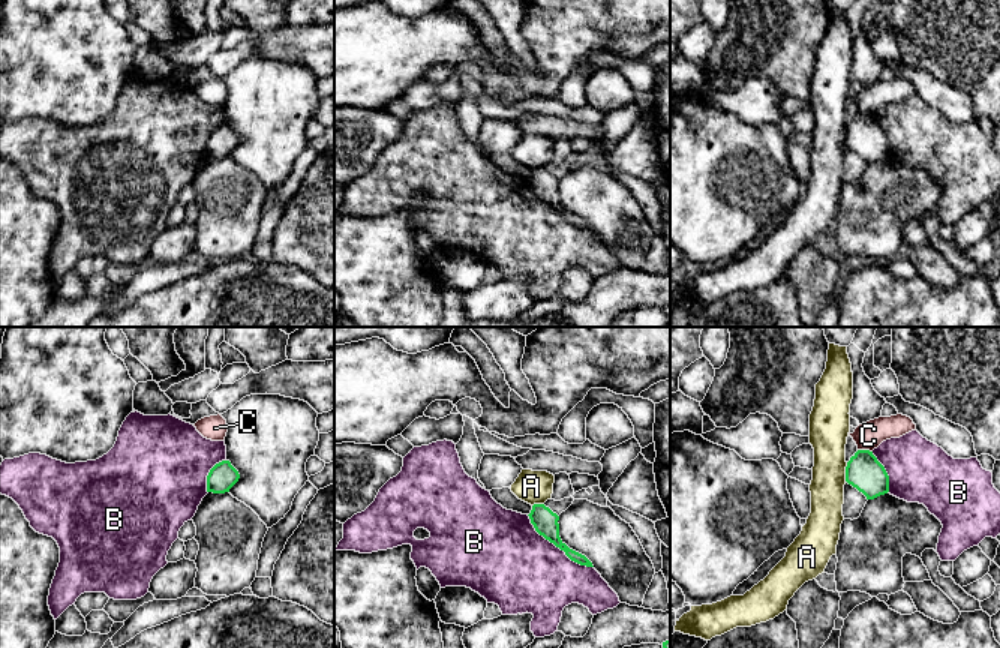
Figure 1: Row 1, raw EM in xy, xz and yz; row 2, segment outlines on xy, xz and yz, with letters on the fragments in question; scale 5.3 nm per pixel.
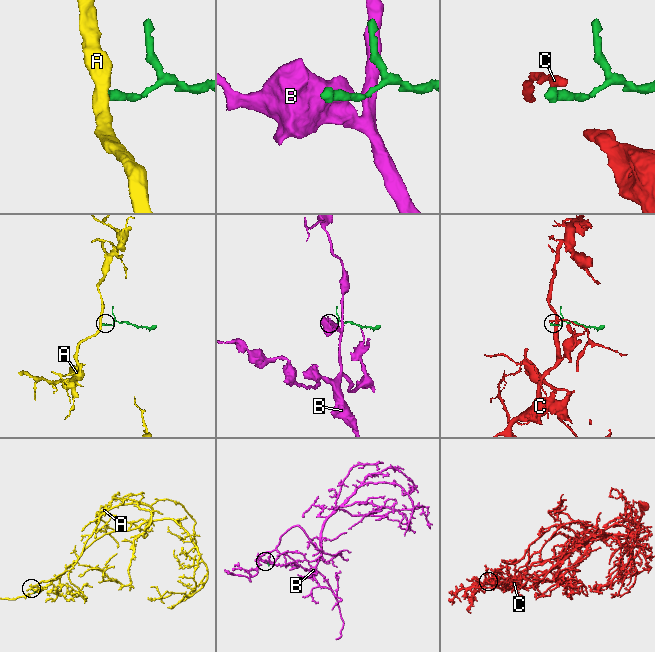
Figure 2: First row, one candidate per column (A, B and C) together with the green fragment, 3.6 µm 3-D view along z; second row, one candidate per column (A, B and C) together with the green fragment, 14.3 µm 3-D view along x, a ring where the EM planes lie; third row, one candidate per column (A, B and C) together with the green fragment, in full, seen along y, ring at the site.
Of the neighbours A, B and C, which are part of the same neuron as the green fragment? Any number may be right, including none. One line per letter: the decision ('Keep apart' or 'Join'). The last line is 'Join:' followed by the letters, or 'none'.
A: Keep apart
B: Keep apart
C: Keep apart
Join: none

